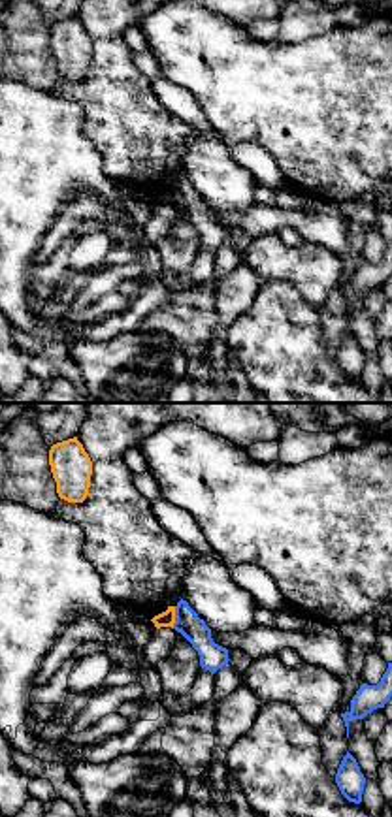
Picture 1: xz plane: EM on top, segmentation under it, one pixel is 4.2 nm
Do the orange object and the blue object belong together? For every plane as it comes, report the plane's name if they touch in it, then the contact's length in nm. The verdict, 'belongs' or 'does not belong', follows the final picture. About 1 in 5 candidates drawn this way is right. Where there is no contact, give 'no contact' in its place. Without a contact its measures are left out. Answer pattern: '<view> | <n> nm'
xz | 100 nm

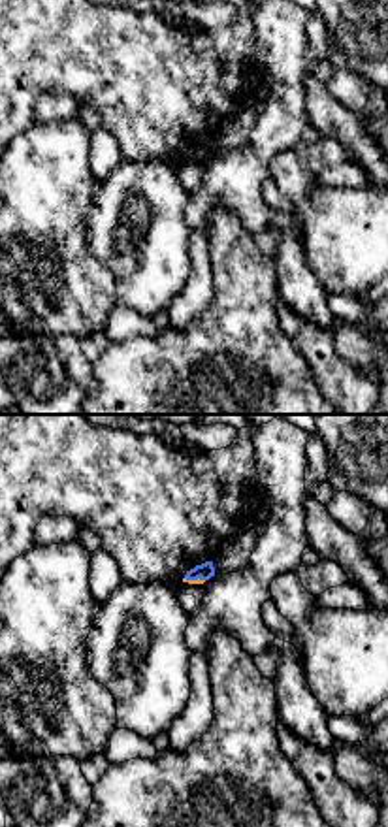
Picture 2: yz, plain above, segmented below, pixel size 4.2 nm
yz | 90 nm

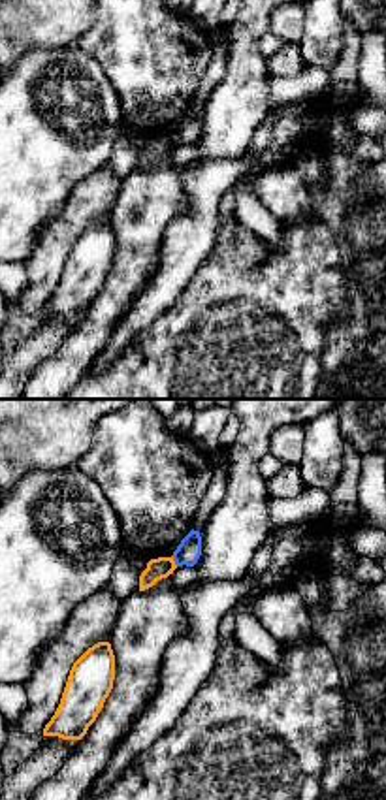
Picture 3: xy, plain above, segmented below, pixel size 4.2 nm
xy | 50 nm

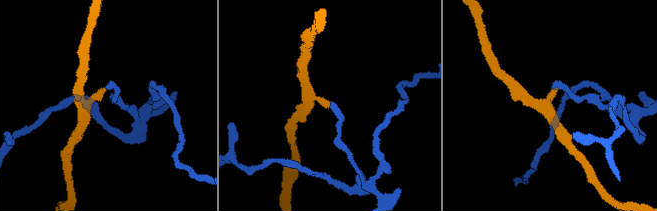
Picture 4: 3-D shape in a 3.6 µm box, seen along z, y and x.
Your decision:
does not belong

